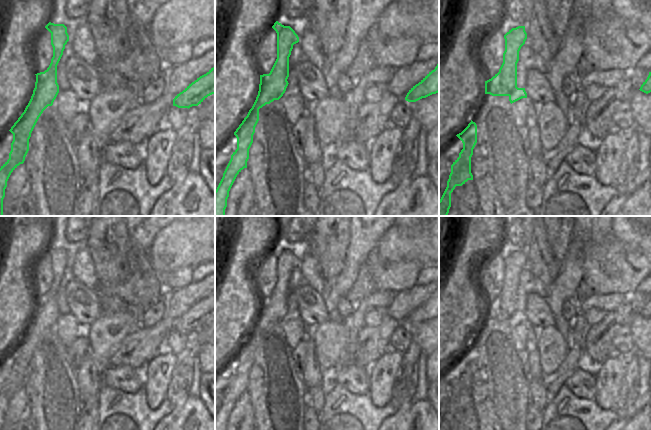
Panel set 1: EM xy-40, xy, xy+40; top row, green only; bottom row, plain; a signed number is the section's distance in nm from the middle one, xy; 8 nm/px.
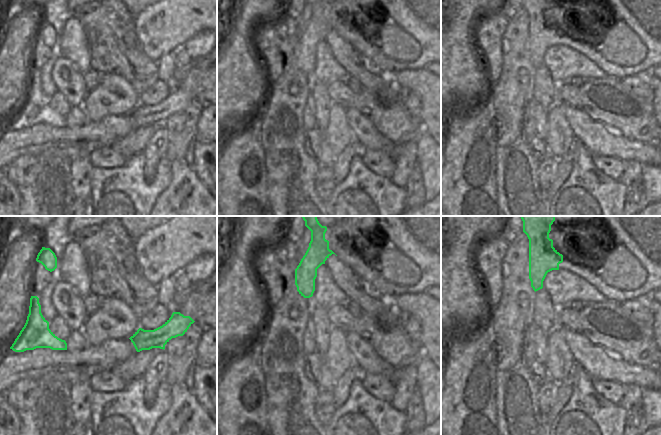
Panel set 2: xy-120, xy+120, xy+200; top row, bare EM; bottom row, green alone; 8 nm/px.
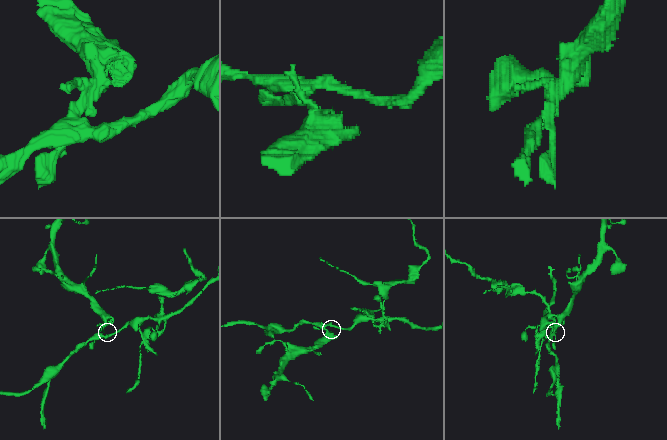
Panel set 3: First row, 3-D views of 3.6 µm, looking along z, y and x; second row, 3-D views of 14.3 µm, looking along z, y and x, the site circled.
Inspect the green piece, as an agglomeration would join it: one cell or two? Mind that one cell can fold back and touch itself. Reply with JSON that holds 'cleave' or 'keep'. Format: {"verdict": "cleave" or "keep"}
{"verdict": "cleave"}

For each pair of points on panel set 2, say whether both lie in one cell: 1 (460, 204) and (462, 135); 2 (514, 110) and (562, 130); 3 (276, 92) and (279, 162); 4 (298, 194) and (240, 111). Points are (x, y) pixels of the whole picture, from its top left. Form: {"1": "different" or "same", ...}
{"1": "same", "2": "different", "3": "same", "4": "different"}

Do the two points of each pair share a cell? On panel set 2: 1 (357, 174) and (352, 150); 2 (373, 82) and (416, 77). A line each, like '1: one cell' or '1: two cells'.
1: two cells
2: two cells

